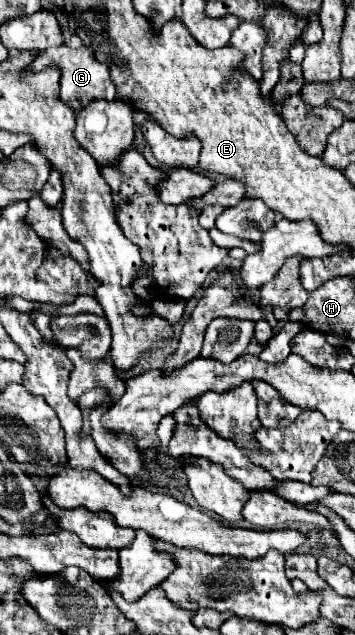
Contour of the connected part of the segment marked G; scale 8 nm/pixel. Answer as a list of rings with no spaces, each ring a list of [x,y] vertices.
[[[55,46],[55,48],[47,48],[43,50],[43,54],[39,54],[39,58],[33,62],[35,70],[41,70],[49,64],[57,64],[61,68],[61,100],[65,104],[69,104],[73,110],[85,108],[89,102],[97,99],[106,99],[112,101],[117,92],[115,85],[110,78],[110,70],[107,72],[105,64],[97,62],[91,48],[81,46],[81,48],[69,48],[69,46]]]

